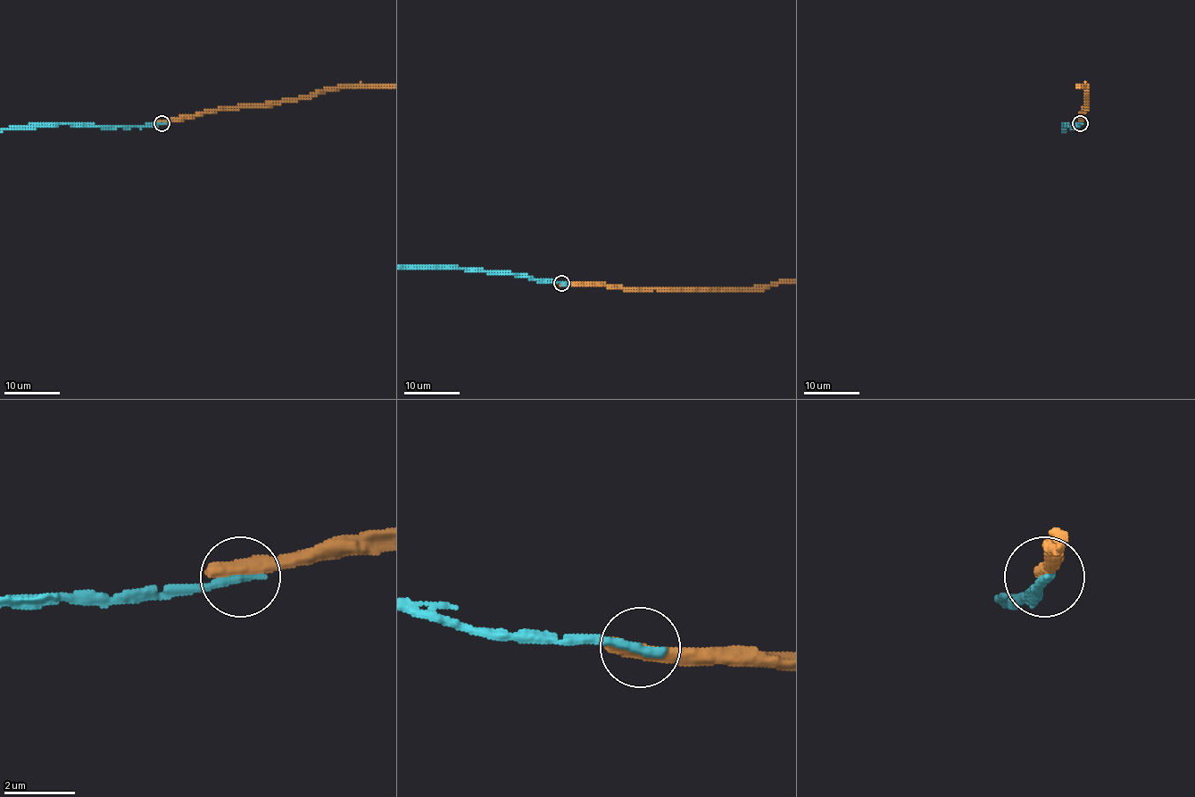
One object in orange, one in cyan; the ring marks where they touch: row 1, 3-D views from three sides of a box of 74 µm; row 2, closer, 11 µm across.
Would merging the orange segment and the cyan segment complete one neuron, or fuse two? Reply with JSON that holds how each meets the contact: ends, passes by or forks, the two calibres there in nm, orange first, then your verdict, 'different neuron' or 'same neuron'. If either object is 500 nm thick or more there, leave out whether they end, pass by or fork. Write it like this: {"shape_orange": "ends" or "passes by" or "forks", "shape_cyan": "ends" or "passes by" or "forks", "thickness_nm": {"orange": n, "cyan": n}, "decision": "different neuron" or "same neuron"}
{"thickness_nm": {"orange": 550, "cyan": 300}, "decision": "different neuron"}

